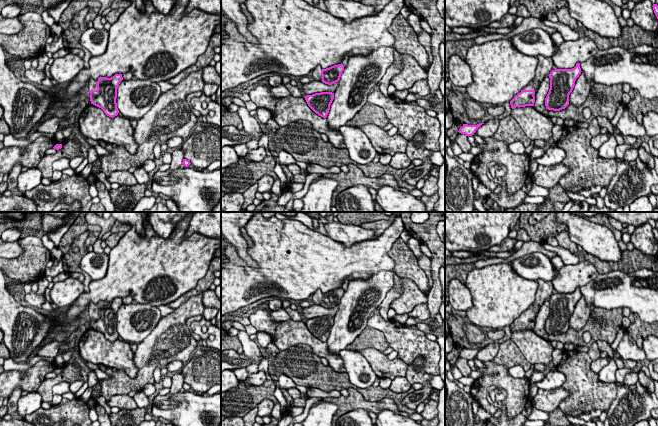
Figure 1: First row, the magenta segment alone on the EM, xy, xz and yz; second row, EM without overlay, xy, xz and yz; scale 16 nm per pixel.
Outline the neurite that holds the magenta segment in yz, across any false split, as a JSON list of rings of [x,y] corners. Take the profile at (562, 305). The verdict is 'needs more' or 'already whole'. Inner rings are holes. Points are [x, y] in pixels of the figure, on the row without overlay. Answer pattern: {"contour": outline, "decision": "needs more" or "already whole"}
{"contour": [[[541,279],[537,280],[538,288],[535,300],[529,308],[514,320],[510,325],[511,332],[534,330],[535,318],[542,306],[548,299],[550,302],[550,313],[545,322],[545,330],[548,334],[560,335],[569,329],[569,319],[572,316],[575,305],[581,298],[580,287],[572,293],[553,294],[553,284]]], "decision": "needs more"}

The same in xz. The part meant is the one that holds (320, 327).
{"contour": [[[321,316],[305,320],[308,330],[319,340],[326,342],[330,329],[334,323],[334,317]]], "decision": "already whole"}

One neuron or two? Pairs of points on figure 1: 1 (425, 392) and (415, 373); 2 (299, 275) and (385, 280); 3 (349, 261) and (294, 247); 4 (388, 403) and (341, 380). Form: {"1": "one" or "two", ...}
{"1": "one", "2": "two", "3": "one", "4": "two"}

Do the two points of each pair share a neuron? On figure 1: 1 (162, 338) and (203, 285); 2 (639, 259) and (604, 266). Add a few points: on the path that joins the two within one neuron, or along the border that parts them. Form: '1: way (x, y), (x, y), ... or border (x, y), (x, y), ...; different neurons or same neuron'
1: border (202, 292), (191, 295), (175, 308); different neurons
2: way (630, 262), (625, 265), (613, 266); same neuron

